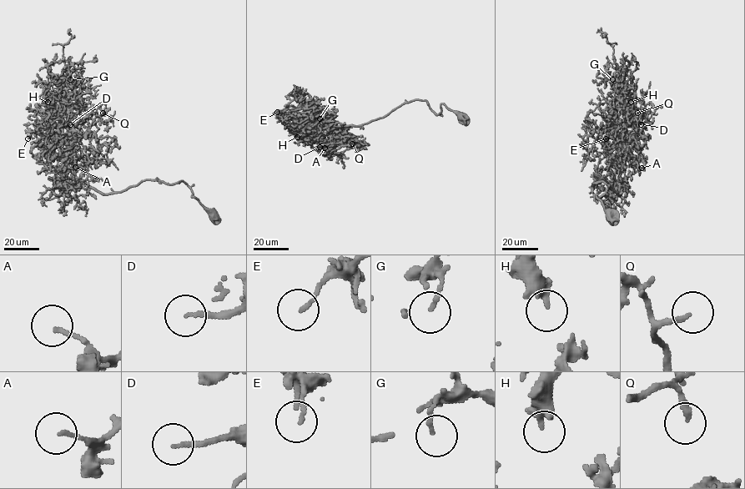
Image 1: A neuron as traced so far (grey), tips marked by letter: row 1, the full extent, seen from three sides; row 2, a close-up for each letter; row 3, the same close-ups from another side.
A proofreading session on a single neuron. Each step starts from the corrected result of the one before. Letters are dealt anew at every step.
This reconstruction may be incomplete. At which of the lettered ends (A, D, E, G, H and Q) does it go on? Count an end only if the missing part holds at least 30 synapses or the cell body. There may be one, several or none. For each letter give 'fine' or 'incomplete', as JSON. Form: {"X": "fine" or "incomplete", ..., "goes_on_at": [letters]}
{"A": "fine", "D": "incomplete", "E": "fine", "G": "fine", "H": "fine", "Q": "incomplete", "goes_on_at": ["D", "Q"]}

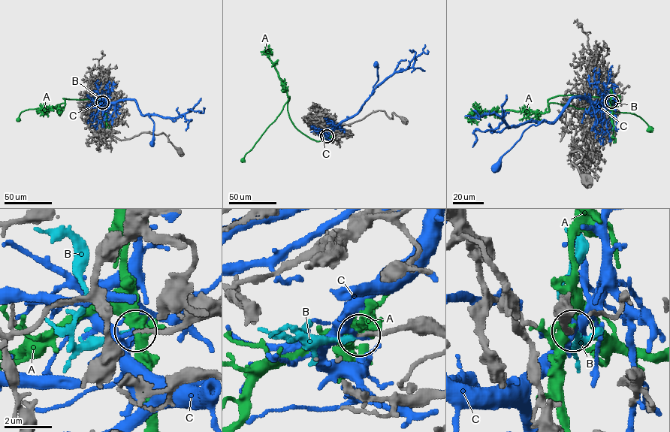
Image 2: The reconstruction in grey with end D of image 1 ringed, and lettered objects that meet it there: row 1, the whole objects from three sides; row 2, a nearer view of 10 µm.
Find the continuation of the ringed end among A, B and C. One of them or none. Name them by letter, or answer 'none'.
B

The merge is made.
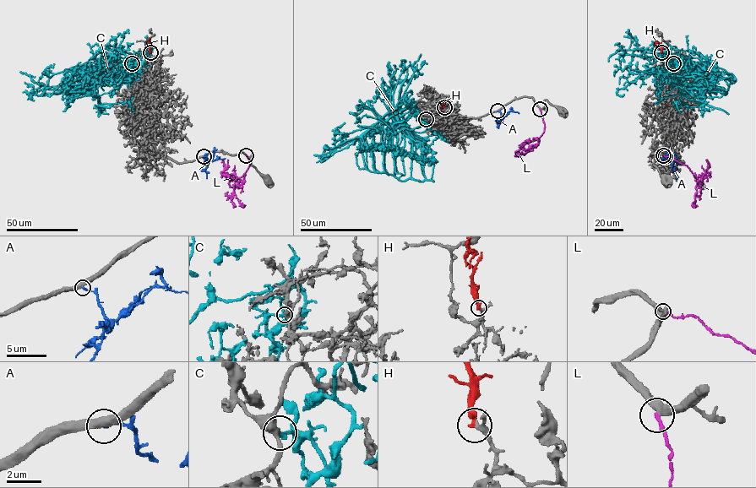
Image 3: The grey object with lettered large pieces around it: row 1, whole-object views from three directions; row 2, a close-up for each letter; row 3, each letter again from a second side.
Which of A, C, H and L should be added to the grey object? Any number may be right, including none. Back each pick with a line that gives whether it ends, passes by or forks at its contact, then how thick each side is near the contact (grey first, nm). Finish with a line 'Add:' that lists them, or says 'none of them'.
H: it ends | 240/240 nm
Add: H

